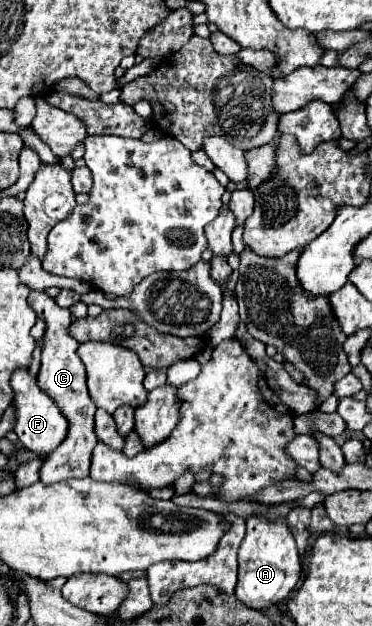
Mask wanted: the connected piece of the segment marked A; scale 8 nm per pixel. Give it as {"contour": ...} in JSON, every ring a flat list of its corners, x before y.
{"contour":[[249,516,247,532,239,548,239,580,235,596,249,608,265,610,287,598,289,592,299,582,299,576,301,576,301,560,285,518,271,522,263,516]]}

